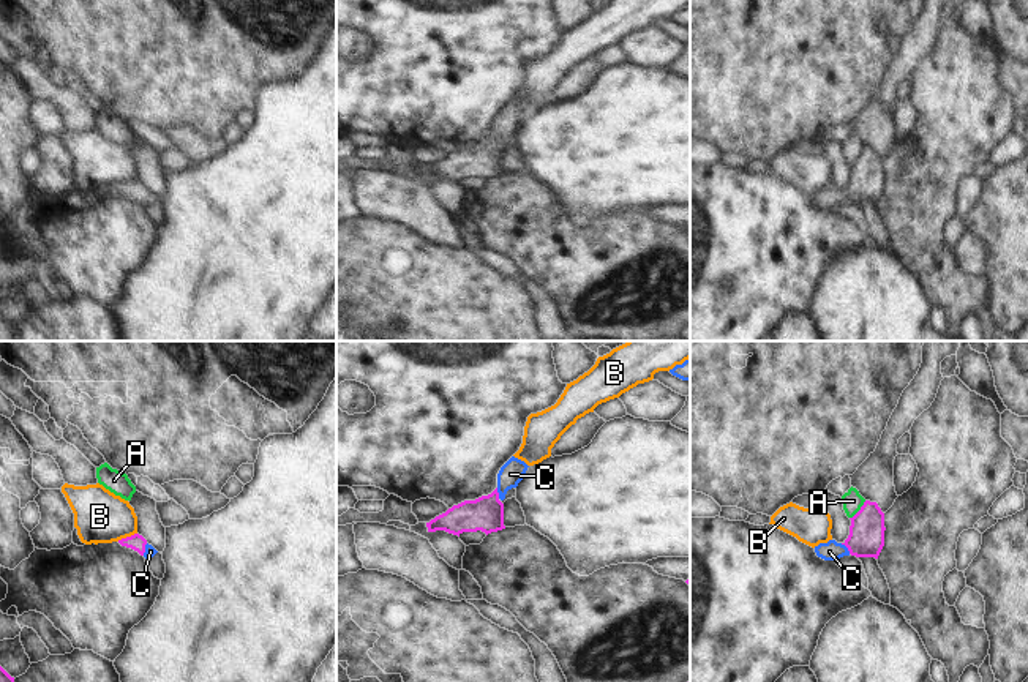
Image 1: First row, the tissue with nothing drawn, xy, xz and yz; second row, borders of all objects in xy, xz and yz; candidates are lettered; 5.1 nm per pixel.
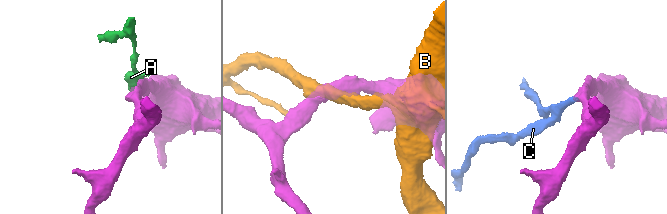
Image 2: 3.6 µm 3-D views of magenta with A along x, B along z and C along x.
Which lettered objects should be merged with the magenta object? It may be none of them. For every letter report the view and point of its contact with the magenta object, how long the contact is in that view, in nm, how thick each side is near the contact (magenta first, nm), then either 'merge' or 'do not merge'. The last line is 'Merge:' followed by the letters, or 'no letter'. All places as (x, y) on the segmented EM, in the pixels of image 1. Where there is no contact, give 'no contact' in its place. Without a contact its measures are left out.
A: meets magenta in yz at (859, 510); contact 130 nm long; 180 nm thick on the magenta side, 100 nm on the other; do not merge
B: meets magenta in xy at (127, 537); contact 110 nm long; 90 nm thick on the magenta side, 280 nm on the other; do not merge
C: meets magenta in yz at (847, 547); contact 80 nm long; 180 nm thick on the magenta side, 100 nm on the other; merge
Merge: C

